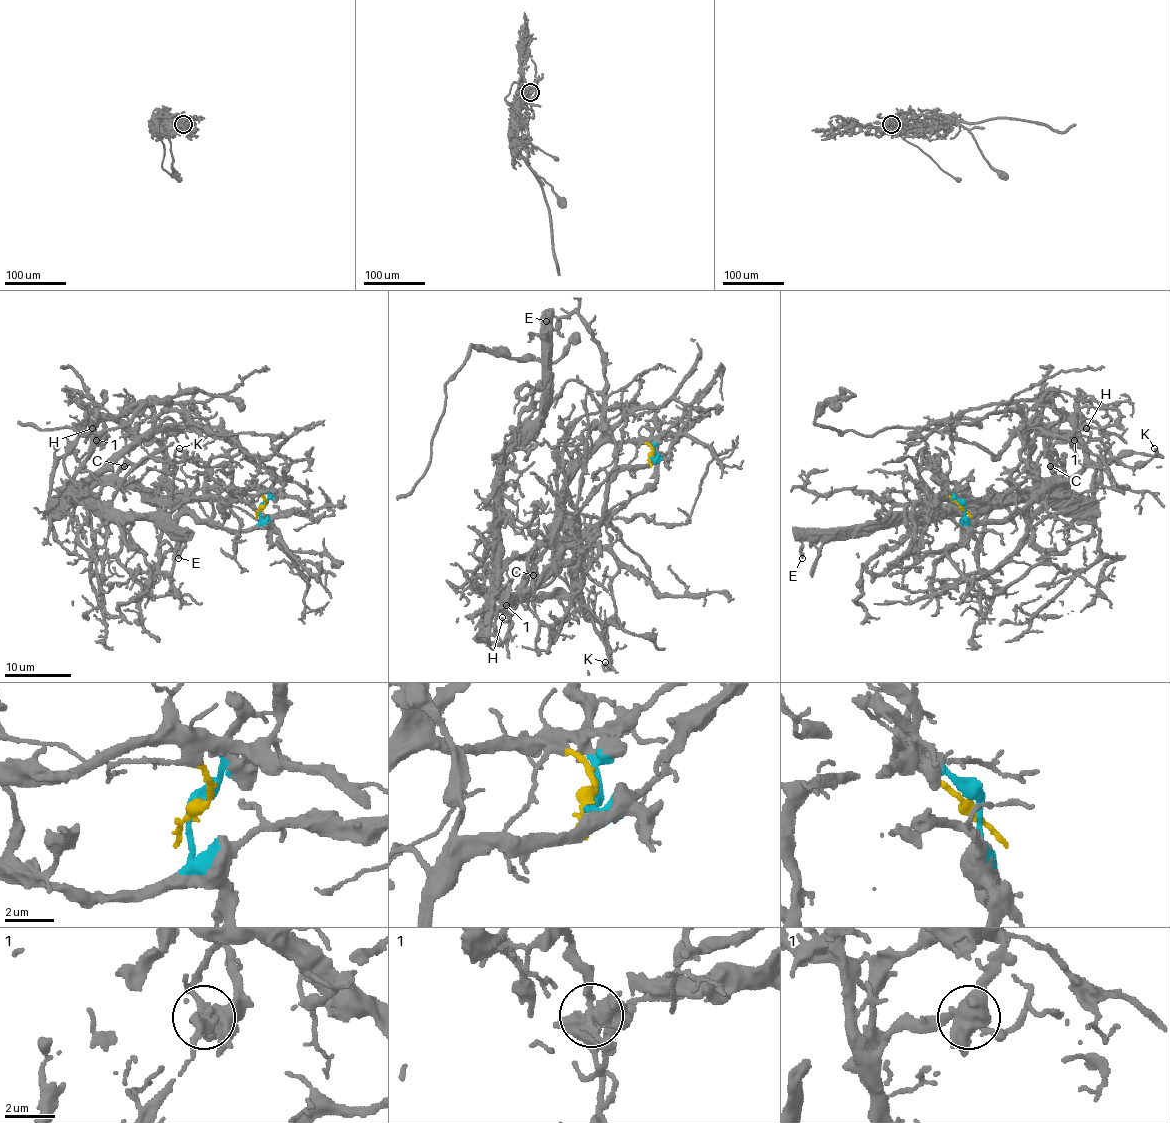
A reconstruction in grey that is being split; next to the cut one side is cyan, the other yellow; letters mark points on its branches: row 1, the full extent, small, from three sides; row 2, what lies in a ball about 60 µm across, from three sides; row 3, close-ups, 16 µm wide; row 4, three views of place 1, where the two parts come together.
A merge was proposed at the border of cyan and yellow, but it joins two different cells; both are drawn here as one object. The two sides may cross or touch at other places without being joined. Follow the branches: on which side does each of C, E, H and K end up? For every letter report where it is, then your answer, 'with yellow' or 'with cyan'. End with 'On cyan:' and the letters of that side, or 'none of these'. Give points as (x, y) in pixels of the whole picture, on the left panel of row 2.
C: place (124, 466); with yellow
E: place (178, 558); with yellow
H: place (92, 428); with yellow
K: place (179, 448); with cyan
On cyan: K

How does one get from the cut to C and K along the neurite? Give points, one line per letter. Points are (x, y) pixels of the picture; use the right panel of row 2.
C: (962, 506), (945, 489), (936, 498), (974, 503), (1034, 496), (1057, 484), (1063, 476), (1059, 466), (1051, 466)
K: (964, 506), (966, 531), (978, 521), (1007, 521), (1088, 464), (1105, 464), (1124, 453), (1162, 456), (1154, 448)

